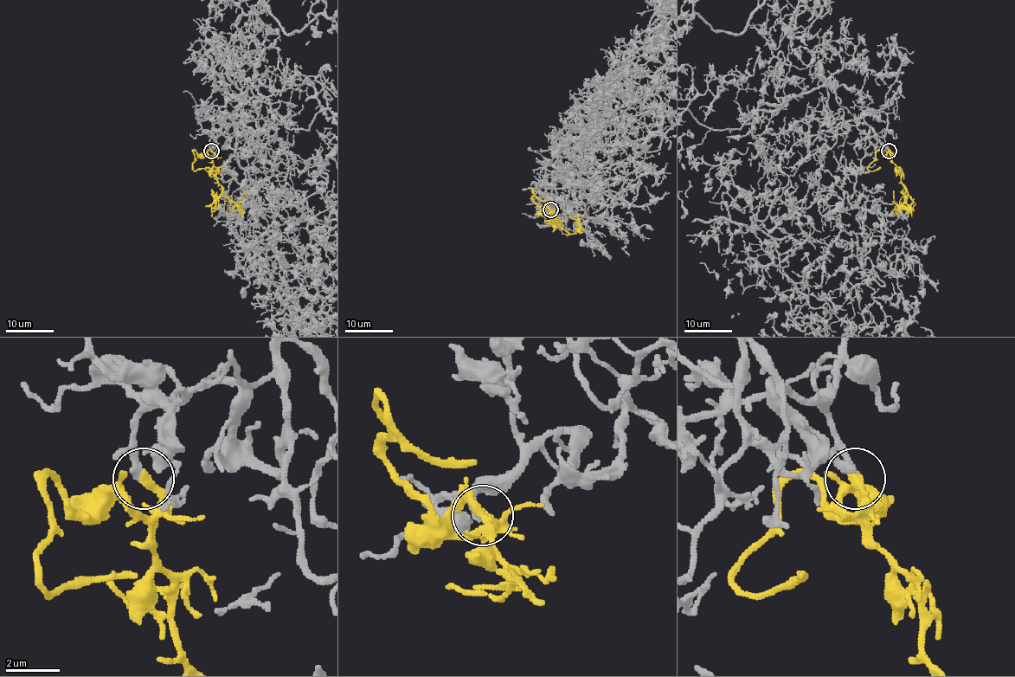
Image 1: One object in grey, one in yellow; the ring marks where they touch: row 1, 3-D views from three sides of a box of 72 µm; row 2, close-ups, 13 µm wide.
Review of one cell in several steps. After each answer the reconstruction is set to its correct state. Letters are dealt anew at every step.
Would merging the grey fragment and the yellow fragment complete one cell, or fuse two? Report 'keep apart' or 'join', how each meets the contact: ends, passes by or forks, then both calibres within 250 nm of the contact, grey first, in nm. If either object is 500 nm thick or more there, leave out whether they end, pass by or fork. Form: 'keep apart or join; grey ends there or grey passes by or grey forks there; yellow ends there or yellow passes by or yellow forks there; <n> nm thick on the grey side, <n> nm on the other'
join; grey ends there; yellow ends there; 320 nm thick on the grey side, 340 nm on the other

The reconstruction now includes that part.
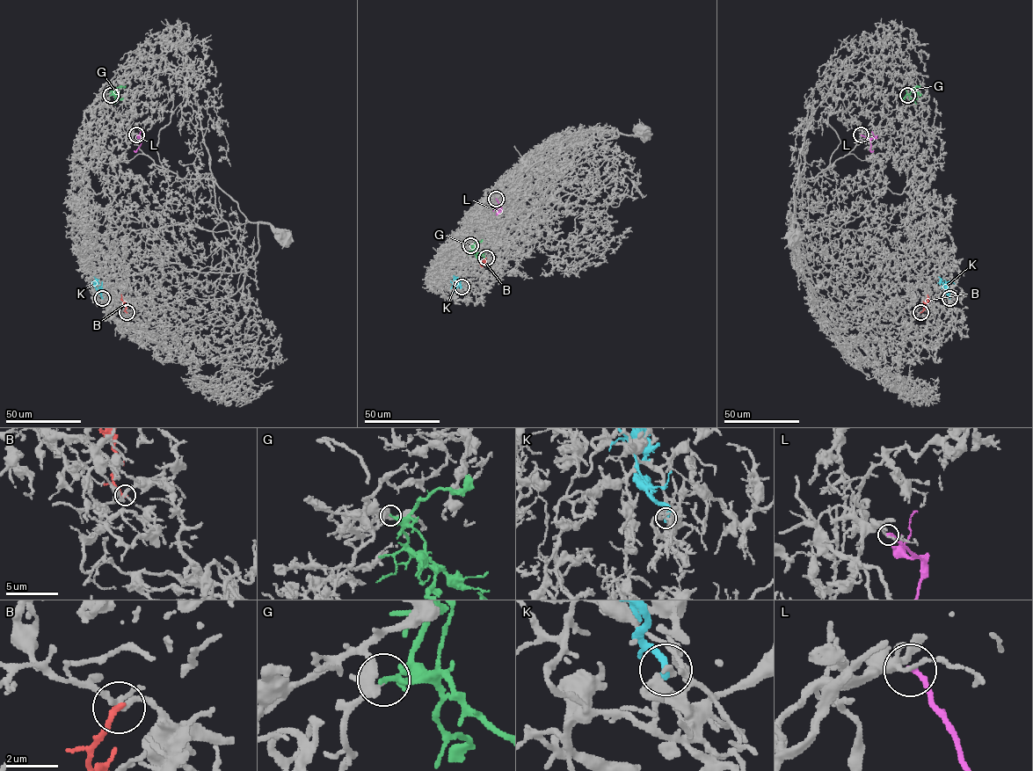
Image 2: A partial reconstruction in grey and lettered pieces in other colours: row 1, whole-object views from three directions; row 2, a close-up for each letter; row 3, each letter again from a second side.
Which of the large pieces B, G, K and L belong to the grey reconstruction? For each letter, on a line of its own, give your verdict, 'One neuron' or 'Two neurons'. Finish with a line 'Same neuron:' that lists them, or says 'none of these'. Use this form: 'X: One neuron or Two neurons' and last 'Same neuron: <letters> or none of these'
B: Two neurons
G: One neuron
K: Two neurons
L: Two neurons
Same neuron: G

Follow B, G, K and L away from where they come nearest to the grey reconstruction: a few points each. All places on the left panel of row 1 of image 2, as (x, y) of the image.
B: (127, 312), (120, 294)
G: (111, 95), (115, 89), (126, 85)
K: (102, 298), (96, 288), (97, 281), (93, 284)
L: (136, 135), (141, 142), (134, 150)

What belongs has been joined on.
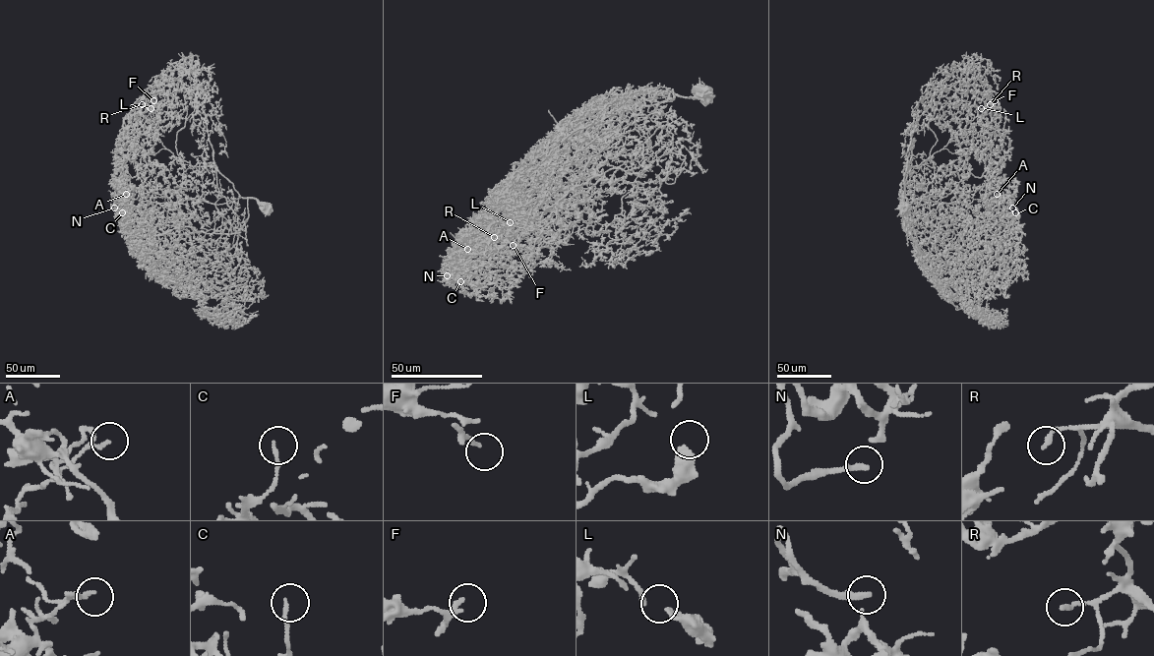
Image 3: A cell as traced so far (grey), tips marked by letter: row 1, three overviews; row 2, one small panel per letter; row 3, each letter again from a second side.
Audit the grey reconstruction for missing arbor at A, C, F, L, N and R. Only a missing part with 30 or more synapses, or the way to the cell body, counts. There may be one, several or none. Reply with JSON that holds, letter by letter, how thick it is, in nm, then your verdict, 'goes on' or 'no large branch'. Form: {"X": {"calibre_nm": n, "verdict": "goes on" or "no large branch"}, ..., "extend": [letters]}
{"A": {"calibre_nm": 90, "verdict": "goes on"}, "C": {"calibre_nm": 150, "verdict": "no large branch"}, "F": {"calibre_nm": 170, "verdict": "no large branch"}, "L": {"calibre_nm": 320, "verdict": "no large branch"}, "N": {"calibre_nm": 240, "verdict": "goes on"}, "R": {"calibre_nm": 200, "verdict": "no large branch"}, "extend": ["A", "N"]}

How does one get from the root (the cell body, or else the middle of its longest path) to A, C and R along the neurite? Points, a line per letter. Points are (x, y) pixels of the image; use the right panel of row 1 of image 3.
A: (903, 207), (903, 197), (908, 205), (915, 200), (960, 203), (969, 195), (980, 199), (999, 189), (997, 194)
C: (903, 207), (903, 197), (908, 205), (930, 200), (944, 203), (965, 219), (983, 221), (990, 214), (1015, 212)
R: (903, 207), (906, 203), (903, 193), (907, 167), (918, 166), (931, 158), (975, 117), (983, 115), (990, 104)

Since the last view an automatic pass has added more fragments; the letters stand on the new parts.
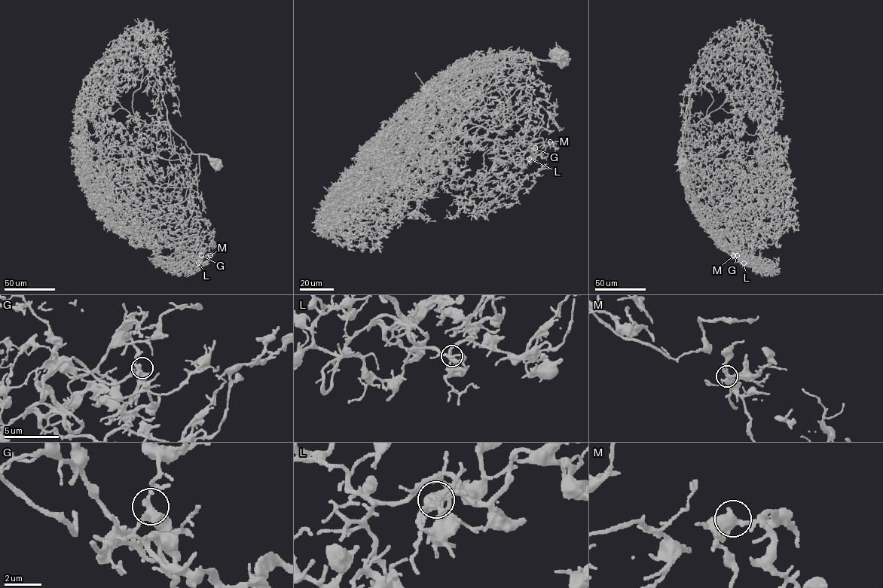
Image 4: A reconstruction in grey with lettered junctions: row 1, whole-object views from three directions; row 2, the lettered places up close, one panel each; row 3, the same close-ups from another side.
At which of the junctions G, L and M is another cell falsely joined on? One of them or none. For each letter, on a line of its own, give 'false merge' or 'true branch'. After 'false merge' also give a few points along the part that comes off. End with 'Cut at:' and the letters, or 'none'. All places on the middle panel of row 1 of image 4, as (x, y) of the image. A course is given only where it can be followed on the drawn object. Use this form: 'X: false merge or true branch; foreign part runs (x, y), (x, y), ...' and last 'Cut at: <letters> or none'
G: true branch
L: true branch
M: true branch
Cut at: none

